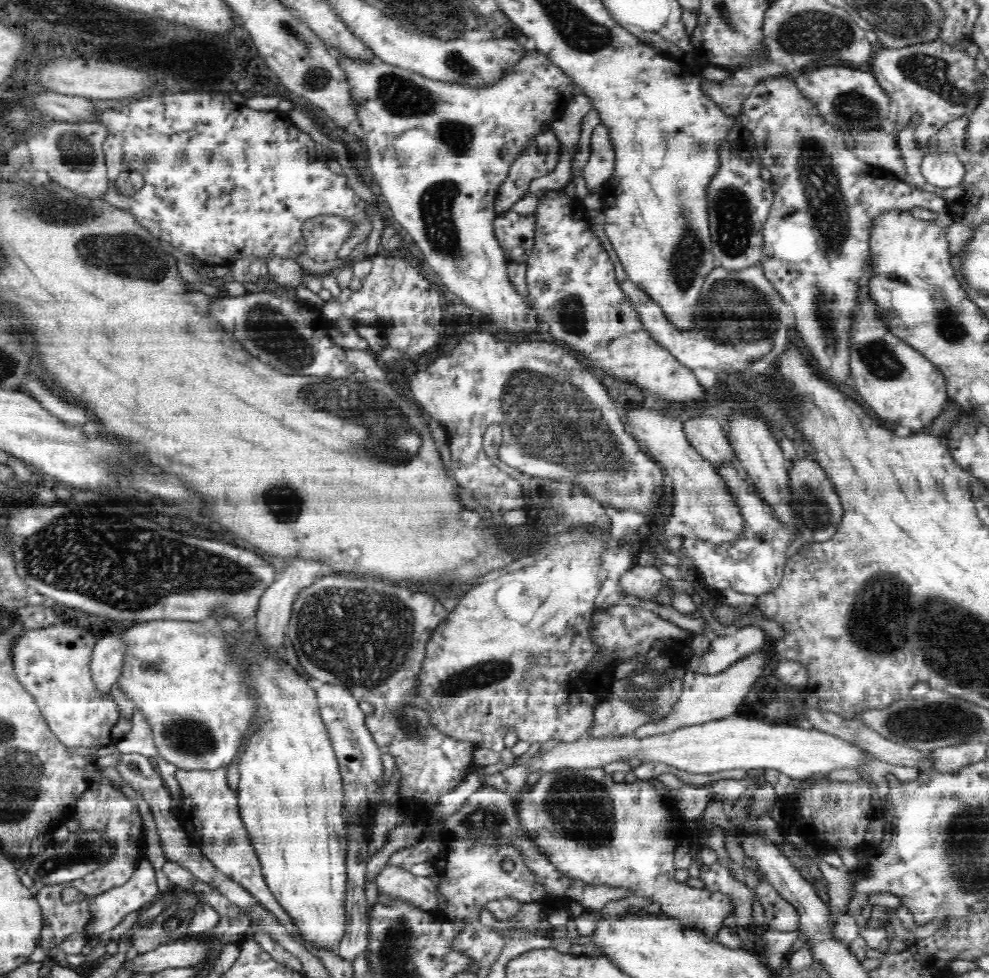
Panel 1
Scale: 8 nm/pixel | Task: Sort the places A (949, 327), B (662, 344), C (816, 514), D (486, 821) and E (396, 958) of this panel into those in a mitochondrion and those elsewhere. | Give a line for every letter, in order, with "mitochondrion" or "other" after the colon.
A: mitochondrion
B: other
C: mitochondrion
D: mitochondrion
E: mitochondrion

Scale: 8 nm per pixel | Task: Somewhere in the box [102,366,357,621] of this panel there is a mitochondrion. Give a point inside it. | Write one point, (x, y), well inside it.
(283, 502)

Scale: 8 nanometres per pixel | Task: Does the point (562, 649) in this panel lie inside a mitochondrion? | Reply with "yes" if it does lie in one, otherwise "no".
no

